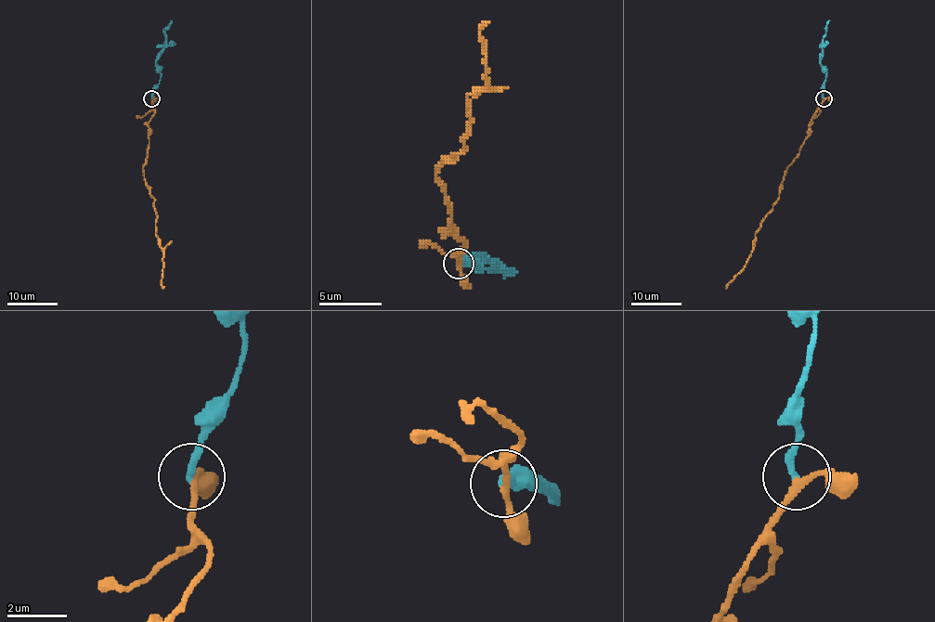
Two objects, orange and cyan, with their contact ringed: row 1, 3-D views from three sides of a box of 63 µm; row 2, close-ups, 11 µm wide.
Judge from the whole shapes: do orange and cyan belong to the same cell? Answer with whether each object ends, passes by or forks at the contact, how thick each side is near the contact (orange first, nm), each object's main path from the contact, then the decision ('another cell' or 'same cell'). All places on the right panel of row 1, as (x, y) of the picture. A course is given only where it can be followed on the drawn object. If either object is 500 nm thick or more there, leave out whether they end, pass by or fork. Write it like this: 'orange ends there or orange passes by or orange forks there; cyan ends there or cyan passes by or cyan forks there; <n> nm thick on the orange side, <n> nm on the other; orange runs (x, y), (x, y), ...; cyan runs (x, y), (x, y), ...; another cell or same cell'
orange passes by; cyan ends there; 190 nm thick on the orange side, 240 nm on the other; orange runs (823, 97), (810, 124), (808, 136), (799, 155), (787, 168), (777, 200), (755, 234), (751, 255), (726, 289); cyan runs (823, 97), (825, 79), (821, 56), (828, 20); same cell

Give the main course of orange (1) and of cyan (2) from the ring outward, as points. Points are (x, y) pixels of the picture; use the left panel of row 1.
1: (151, 97), (154, 111), (148, 124), (148, 155), (143, 168), (154, 200), (158, 244), (162, 255), (162, 289)
2: (151, 97), (161, 79), (157, 56), (164, 45), (165, 28), (172, 20)

